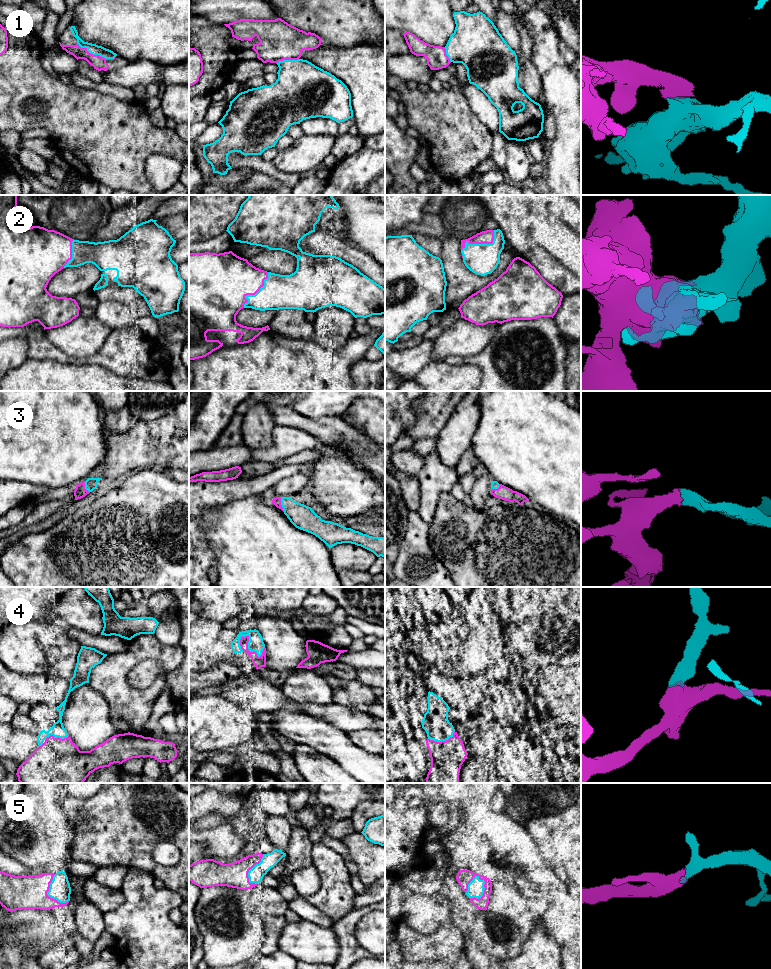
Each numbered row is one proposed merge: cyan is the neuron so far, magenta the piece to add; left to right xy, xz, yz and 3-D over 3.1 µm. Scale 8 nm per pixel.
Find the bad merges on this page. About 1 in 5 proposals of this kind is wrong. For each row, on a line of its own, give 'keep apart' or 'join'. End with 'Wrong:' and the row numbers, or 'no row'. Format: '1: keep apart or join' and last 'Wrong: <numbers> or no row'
1: join
2: join
3: join
4: join
5: join
Wrong: no row

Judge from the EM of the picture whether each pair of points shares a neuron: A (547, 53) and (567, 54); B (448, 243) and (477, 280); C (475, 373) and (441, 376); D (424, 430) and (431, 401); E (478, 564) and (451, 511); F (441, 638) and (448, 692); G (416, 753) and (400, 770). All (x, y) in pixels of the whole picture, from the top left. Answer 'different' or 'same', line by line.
A: different
B: same
C: same
D: same
E: same
F: different
G: same

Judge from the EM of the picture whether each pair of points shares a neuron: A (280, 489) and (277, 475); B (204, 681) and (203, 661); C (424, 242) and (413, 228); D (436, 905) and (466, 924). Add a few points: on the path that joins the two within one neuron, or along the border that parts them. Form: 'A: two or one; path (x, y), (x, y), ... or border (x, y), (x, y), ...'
A: two; border (299, 471), (280, 479), (271, 486)
B: two; border (224, 659), (199, 672)
C: two; border (412, 234), (431, 235), (441, 239)
D: two; border (440, 893), (450, 903), (450, 920)

